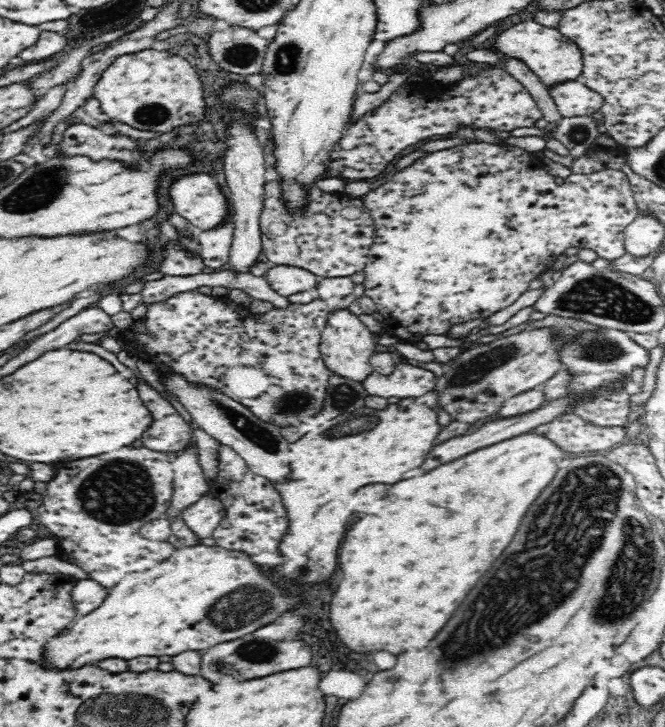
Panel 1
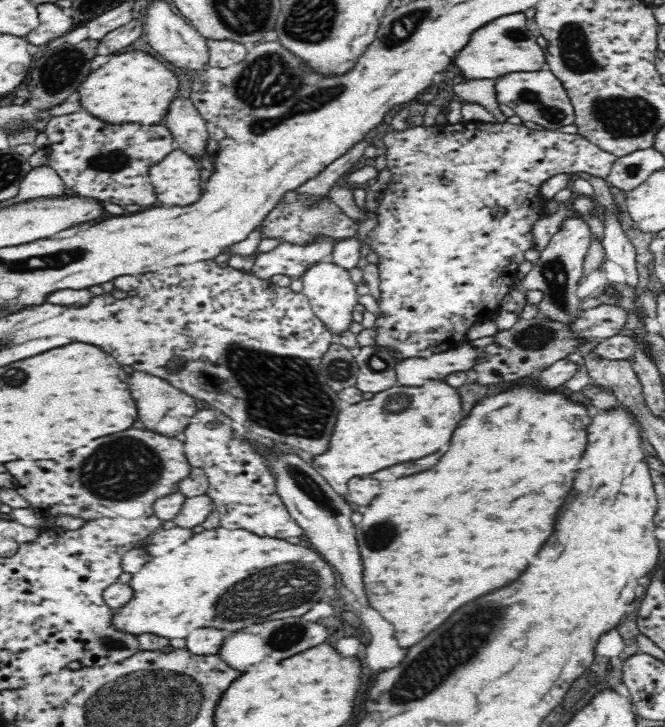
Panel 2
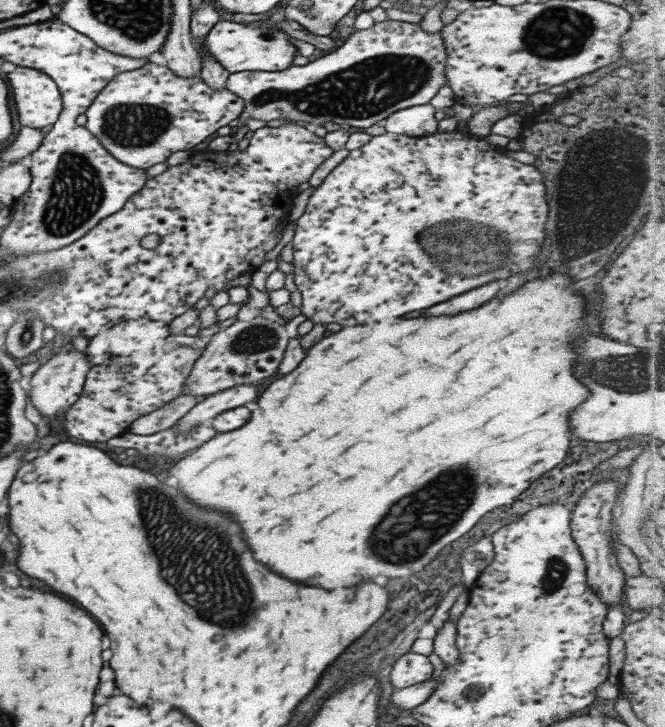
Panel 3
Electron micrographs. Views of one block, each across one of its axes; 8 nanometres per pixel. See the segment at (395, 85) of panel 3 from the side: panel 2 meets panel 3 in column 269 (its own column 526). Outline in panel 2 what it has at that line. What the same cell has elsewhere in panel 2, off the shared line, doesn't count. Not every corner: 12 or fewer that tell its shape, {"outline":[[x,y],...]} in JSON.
{"outline":[[550,70],[496,79],[499,102],[558,131],[574,107]]}

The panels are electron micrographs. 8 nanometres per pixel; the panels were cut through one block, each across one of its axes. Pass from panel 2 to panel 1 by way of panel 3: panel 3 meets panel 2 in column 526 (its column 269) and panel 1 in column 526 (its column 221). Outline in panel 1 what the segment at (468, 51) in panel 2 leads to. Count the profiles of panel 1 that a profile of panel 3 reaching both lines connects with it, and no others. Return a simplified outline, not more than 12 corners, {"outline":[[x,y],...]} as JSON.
{"outline":[[532,19],[490,50],[525,64],[546,86],[576,80],[580,49]]}

